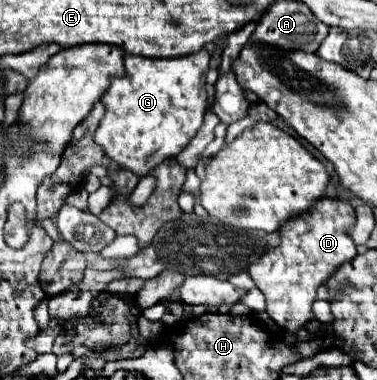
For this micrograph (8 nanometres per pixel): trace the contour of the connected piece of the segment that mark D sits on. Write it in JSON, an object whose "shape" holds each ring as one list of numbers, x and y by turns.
{"shape":[[320,198,306,214,286,222,280,228,280,244,264,254,256,264,248,268,250,278,256,288,266,296,266,312,268,316,286,332,296,334,300,328,312,320,312,304,316,300,316,290,320,284,328,282,328,278,348,260,356,256,356,244,350,238,350,228,354,226,354,208,336,198]]}

